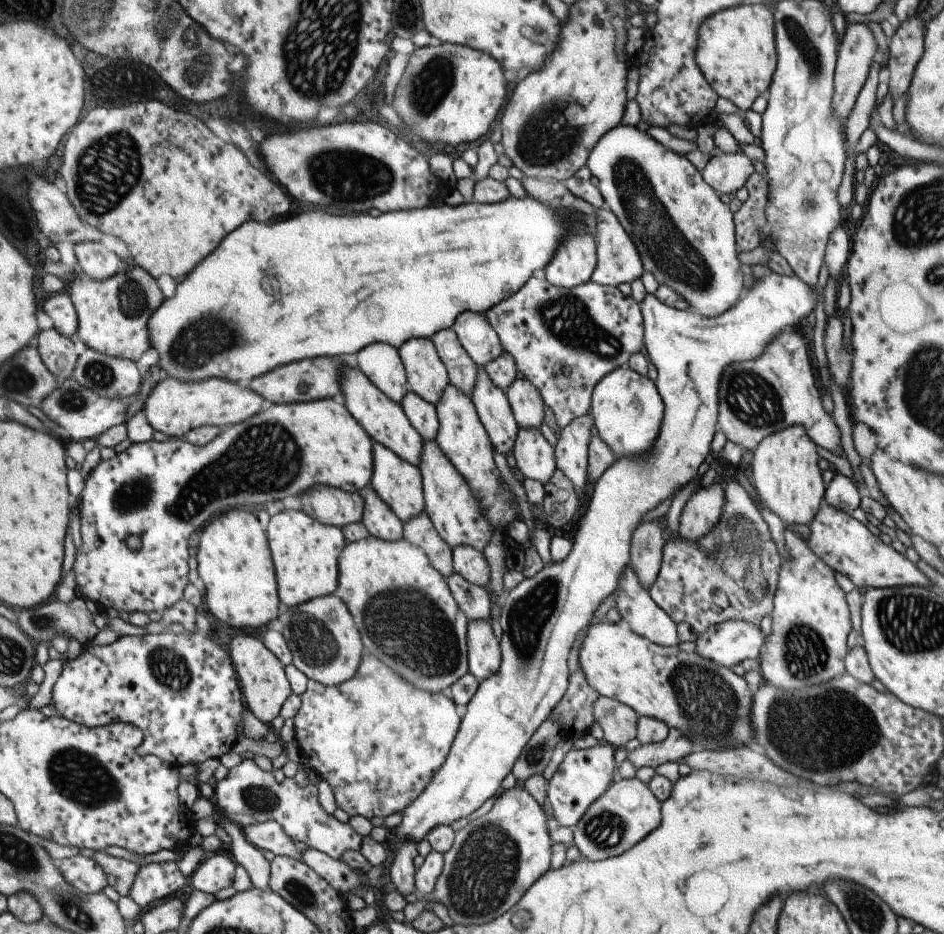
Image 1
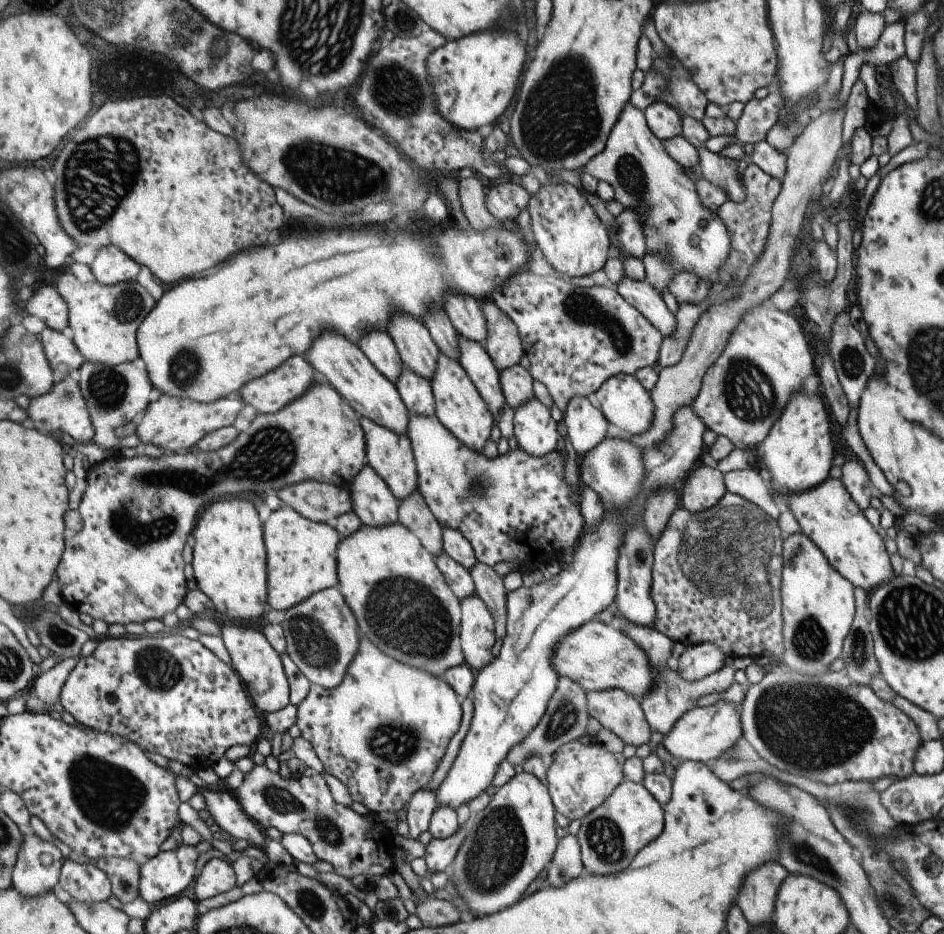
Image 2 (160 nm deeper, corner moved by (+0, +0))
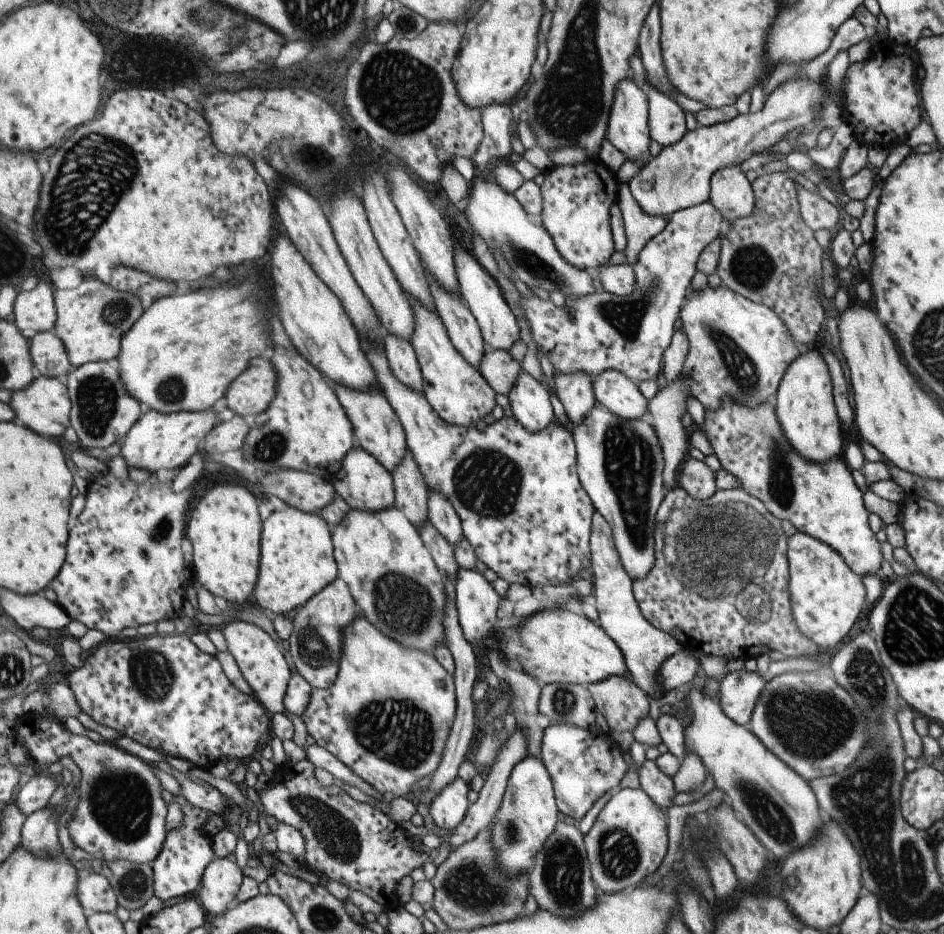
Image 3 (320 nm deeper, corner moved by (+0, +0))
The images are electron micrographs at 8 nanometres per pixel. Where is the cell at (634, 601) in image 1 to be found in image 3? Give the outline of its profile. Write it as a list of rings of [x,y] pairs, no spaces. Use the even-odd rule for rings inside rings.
[[[597,402],[584,414],[581,422],[569,423],[568,428],[574,442],[576,473],[582,489],[590,498],[594,510],[610,526],[621,564],[632,582],[644,577],[654,561],[654,516],[665,493],[662,479],[664,462],[654,428],[641,419],[622,419]]]

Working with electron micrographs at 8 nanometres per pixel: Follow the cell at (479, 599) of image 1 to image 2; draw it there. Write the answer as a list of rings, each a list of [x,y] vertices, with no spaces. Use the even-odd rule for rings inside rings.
[[[443,550],[439,556],[436,556],[436,566],[441,572],[444,582],[449,586],[453,596],[457,600],[463,600],[467,596],[475,596],[475,588],[465,568],[461,568],[455,560],[453,560],[447,554],[444,554]]]

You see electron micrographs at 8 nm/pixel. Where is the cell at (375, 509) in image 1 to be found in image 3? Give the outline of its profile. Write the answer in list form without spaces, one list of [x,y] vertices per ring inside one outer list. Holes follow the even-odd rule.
[[[359,445],[353,447],[344,458],[338,478],[333,483],[338,494],[351,505],[352,509],[378,511],[396,504],[396,486],[392,472],[376,456]]]

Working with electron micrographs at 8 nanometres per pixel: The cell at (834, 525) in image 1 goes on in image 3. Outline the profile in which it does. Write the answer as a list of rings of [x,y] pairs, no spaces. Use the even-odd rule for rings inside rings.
[[[722,394],[720,398],[720,405],[716,409],[709,410],[704,408],[703,423],[700,425],[699,430],[704,433],[706,441],[712,448],[711,455],[716,458],[717,467],[733,476],[740,489],[761,502],[769,514],[772,514],[777,520],[787,520],[787,522],[790,522],[800,533],[808,534],[809,536],[815,537],[817,540],[824,542],[827,546],[833,547],[843,557],[845,564],[847,564],[847,566],[856,575],[863,576],[865,573],[880,573],[879,564],[883,559],[881,558],[881,551],[879,551],[879,543],[875,539],[875,535],[872,530],[869,528],[868,512],[863,507],[862,493],[851,479],[851,470],[844,463],[841,457],[830,458],[829,460],[823,462],[813,462],[804,459],[800,454],[797,454],[792,449],[792,446],[786,442],[785,435],[782,433],[780,424],[778,423],[776,417],[776,412],[774,411],[774,405],[772,405],[769,401],[761,401],[755,406],[746,407],[736,398],[730,397],[728,394]]]

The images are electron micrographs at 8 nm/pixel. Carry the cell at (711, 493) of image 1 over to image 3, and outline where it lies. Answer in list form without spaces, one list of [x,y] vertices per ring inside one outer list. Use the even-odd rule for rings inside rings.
[[[684,458],[676,476],[677,484],[697,501],[709,498],[716,488],[714,472],[703,461]]]

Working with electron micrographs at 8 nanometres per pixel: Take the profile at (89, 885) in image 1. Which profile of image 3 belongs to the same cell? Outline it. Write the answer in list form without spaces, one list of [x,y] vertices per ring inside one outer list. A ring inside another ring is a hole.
[[[87,873],[87,878],[80,879],[80,898],[85,902],[85,914],[93,916],[99,913],[115,915],[119,908],[118,896],[114,886],[105,875]]]

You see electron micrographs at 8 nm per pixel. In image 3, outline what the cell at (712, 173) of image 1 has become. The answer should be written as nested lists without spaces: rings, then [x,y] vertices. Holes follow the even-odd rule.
[[[705,201],[704,203],[687,207],[684,209],[676,210],[674,213],[671,213],[668,217],[666,217],[667,221],[665,224],[658,228],[655,235],[651,237],[644,245],[643,248],[638,252],[636,259],[632,262],[632,271],[634,272],[634,283],[632,291],[629,293],[629,296],[625,296],[623,300],[609,300],[609,294],[603,294],[599,296],[599,294],[590,294],[587,297],[578,298],[576,301],[568,300],[564,303],[562,308],[556,308],[547,298],[547,296],[540,295],[539,293],[532,292],[531,298],[529,300],[521,299],[521,306],[525,310],[525,318],[527,318],[527,322],[529,322],[529,328],[531,328],[531,336],[536,344],[536,348],[541,348],[541,350],[545,351],[545,354],[552,364],[553,371],[557,369],[562,373],[568,373],[569,371],[585,371],[589,376],[596,375],[598,372],[601,372],[605,369],[613,369],[618,370],[621,374],[624,374],[633,384],[637,384],[641,381],[646,380],[655,380],[657,373],[660,372],[660,360],[662,359],[663,351],[671,346],[671,340],[673,340],[674,330],[673,326],[675,324],[675,320],[677,320],[679,311],[681,310],[682,304],[684,303],[684,296],[688,287],[690,286],[690,280],[693,278],[693,274],[695,274],[696,270],[696,262],[699,254],[701,254],[702,248],[709,244],[712,240],[715,240],[723,229],[720,224],[720,214],[709,204],[709,201]],[[565,305],[571,306],[571,318],[565,314]]]

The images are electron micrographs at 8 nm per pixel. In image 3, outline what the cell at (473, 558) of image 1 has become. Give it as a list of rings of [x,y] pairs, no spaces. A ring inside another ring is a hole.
[[[427,489],[427,501],[427,518],[430,523],[446,538],[451,546],[459,542],[463,537],[460,518],[448,498],[441,491]]]

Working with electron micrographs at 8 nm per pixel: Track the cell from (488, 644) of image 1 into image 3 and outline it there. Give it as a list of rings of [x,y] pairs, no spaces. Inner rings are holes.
[[[460,567],[456,570],[455,577],[456,615],[465,640],[471,644],[481,640],[485,632],[493,628],[495,618],[498,618],[495,614],[499,596],[476,569]]]

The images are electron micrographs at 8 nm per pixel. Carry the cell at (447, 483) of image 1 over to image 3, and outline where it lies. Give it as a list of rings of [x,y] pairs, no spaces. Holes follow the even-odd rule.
[[[361,338],[361,344],[363,344],[363,350],[376,372],[380,386],[384,389],[385,396],[388,398],[391,406],[396,410],[397,418],[404,429],[405,436],[407,436],[407,448],[411,451],[418,469],[421,470],[427,489],[441,491],[448,498],[448,501],[452,504],[452,507],[460,518],[462,536],[469,541],[477,559],[483,562],[497,578],[504,580],[507,586],[511,583],[519,583],[528,586],[530,589],[541,588],[541,586],[568,585],[573,580],[579,579],[579,570],[585,568],[590,571],[591,559],[588,540],[590,537],[592,516],[595,510],[590,498],[578,481],[575,464],[576,452],[571,433],[567,426],[564,427],[557,420],[553,420],[553,423],[549,423],[541,430],[533,432],[521,426],[521,423],[518,423],[514,417],[505,415],[500,419],[495,419],[491,424],[486,424],[483,430],[477,429],[474,426],[466,427],[448,423],[429,406],[423,394],[405,386],[397,378],[397,375],[390,368],[385,347],[379,341]]]

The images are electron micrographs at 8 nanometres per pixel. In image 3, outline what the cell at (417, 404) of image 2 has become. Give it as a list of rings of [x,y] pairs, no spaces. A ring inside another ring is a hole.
[[[386,332],[384,347],[390,368],[397,378],[405,386],[420,392],[422,380],[411,343],[395,333]]]

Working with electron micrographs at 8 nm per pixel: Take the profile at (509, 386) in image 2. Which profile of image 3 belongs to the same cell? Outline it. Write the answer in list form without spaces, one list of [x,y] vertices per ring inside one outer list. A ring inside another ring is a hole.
[[[485,348],[478,362],[478,373],[494,393],[507,394],[516,381],[521,364],[508,351]]]

